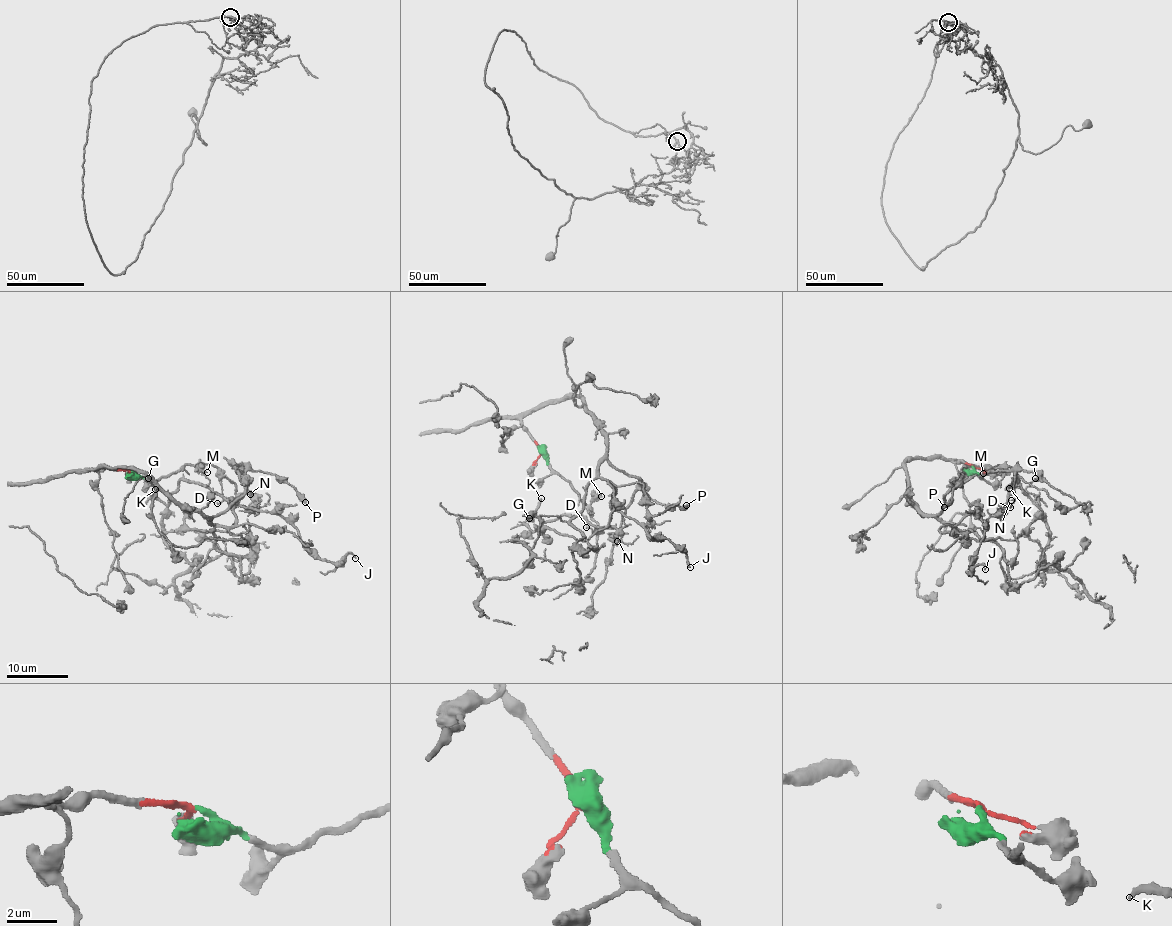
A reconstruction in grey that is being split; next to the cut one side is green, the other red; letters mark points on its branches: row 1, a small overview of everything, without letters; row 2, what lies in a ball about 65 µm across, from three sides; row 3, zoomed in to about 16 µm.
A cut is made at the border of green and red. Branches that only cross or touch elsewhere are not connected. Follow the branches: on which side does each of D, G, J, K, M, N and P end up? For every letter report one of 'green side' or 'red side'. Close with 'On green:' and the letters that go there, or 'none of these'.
D: green side
G: red side
J: red side
K: red side
M: green side
N: red side
P: red side
On green: D, M

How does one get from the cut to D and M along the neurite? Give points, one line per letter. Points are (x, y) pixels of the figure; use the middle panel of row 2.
D: (543, 453), (550, 467), (569, 482), (600, 529), (595, 532), (586, 526)
M: (543, 453), (550, 467), (569, 482), (571, 488), (588, 505), (601, 495)

